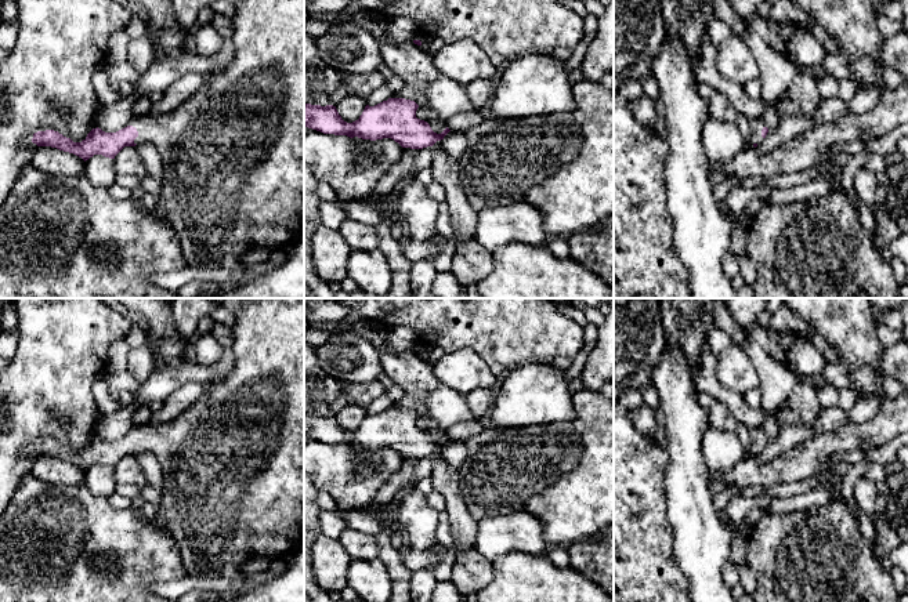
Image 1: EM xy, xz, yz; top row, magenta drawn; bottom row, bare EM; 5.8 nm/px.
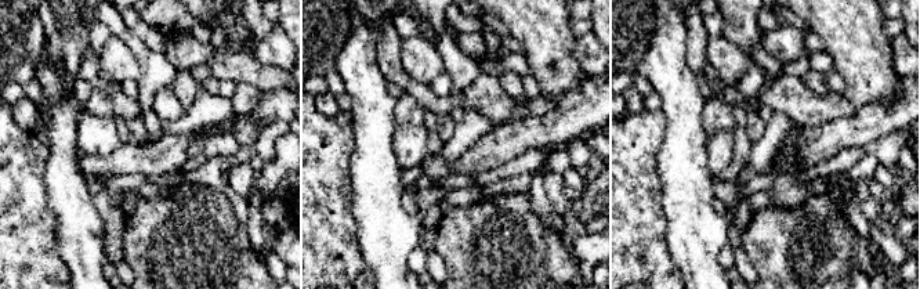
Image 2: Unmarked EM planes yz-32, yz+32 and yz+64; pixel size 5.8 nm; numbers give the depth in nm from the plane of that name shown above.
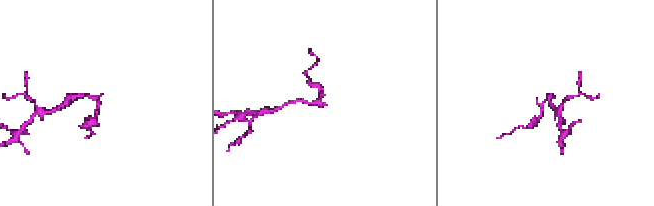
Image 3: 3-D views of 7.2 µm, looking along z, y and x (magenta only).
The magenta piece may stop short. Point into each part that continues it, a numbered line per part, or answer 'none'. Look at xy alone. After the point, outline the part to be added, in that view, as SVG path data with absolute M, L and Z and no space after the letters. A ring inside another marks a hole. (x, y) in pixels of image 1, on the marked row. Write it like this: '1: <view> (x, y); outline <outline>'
1: xy (232, 152); outline M240 0L232 21L232 59L207 72L203 88L169 115L134 117L127 124L138 131L134 144L153 144L163 160L164 181L160 185L166 220L176 233L187 266L218 268L228 254L240 255L252 249L282 249L304 237L304 0Z

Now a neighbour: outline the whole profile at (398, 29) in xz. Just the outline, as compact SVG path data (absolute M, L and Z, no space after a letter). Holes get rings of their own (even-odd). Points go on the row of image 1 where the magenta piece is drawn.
M397 17L387 19L387 29L384 33L388 41L413 41L419 35L417 25L408 17Z

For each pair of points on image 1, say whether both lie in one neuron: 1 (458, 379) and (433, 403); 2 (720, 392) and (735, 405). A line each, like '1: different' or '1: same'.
1: different
2: same

